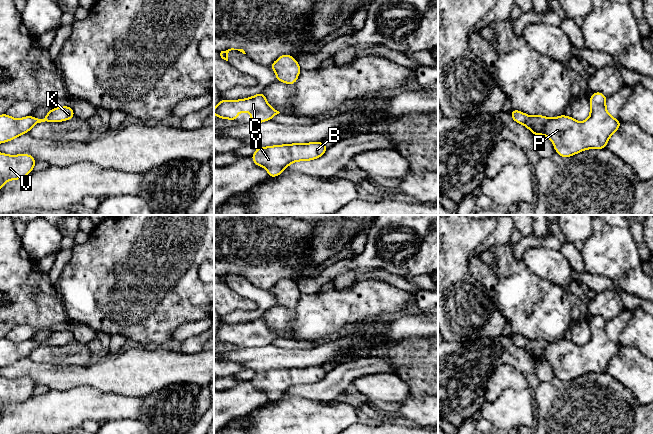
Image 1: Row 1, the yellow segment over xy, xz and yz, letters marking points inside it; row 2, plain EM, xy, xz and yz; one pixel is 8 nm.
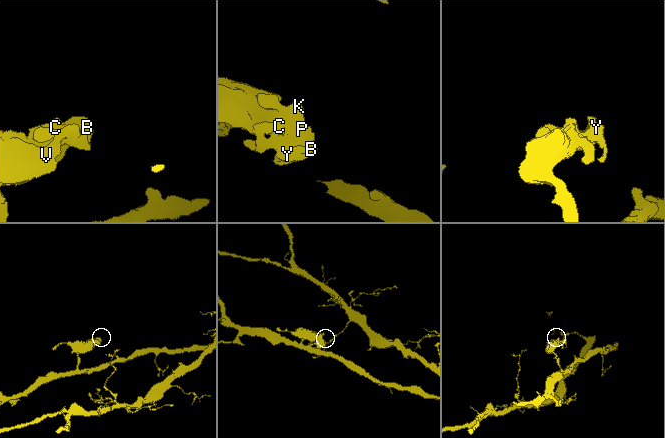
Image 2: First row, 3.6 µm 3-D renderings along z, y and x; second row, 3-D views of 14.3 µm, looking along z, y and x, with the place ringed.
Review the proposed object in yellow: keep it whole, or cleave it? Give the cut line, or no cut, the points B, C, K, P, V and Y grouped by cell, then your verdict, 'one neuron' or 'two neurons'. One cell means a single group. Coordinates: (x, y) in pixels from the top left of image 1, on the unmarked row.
no cut | B C K P V Y | one neuron

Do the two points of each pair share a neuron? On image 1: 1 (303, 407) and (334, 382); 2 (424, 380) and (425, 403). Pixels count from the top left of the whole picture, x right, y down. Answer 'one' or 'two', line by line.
1: two
2: two

